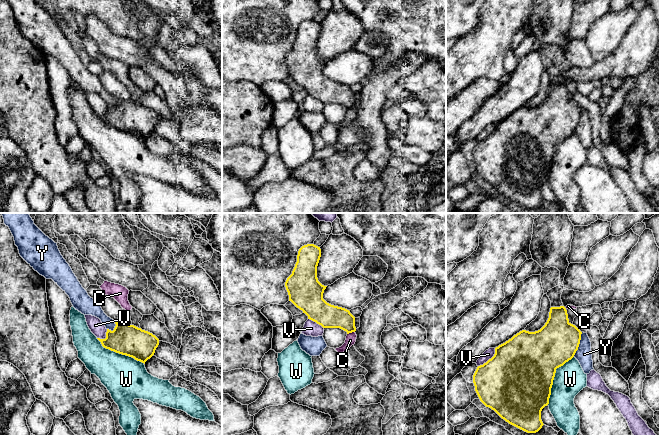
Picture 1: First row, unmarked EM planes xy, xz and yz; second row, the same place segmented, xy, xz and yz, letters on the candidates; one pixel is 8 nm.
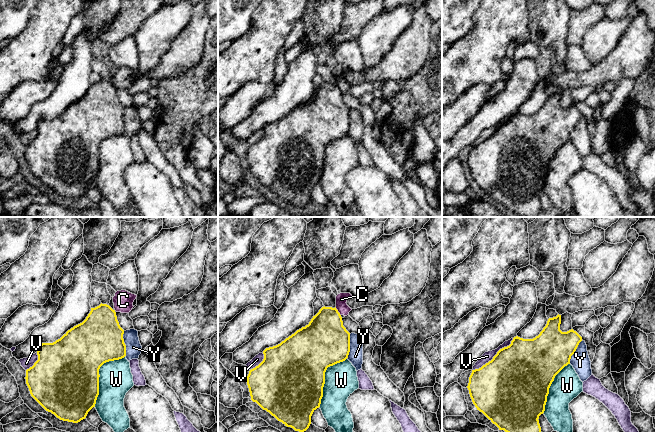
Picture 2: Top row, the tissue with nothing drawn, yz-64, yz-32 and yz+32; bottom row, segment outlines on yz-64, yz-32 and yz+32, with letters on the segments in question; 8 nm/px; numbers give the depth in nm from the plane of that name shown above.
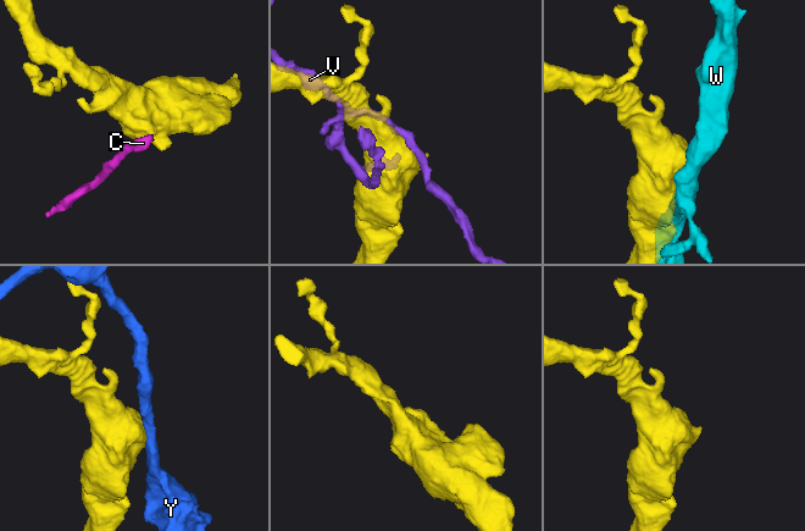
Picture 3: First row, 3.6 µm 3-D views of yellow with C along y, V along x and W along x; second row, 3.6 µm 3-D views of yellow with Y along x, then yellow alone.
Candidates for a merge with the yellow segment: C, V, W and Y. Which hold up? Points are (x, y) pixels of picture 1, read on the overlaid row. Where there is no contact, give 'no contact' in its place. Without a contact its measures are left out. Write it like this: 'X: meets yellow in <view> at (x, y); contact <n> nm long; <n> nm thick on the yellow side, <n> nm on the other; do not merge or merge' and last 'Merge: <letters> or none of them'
C: meets yellow in xz at (350, 332); contact 70 nm long; 190 nm thick on the yellow side, 80 nm on the other; do not merge
V: meets yellow in yz at (489, 359); contact 200 nm long; 500 nm thick on the yellow side, 80 nm on the other; do not merge
W: meets yellow in yz at (553, 378); contact 440 nm long; 500 nm thick on the yellow side, 240 nm on the other; do not merge
Y: meets yellow in yz at (579, 343); contact 220 nm long; 340 nm thick on the yellow side, 130 nm on the other; do not merge
Merge: none of them

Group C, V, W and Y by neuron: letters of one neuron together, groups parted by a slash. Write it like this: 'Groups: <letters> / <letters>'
Groups: C / V / W / Y

